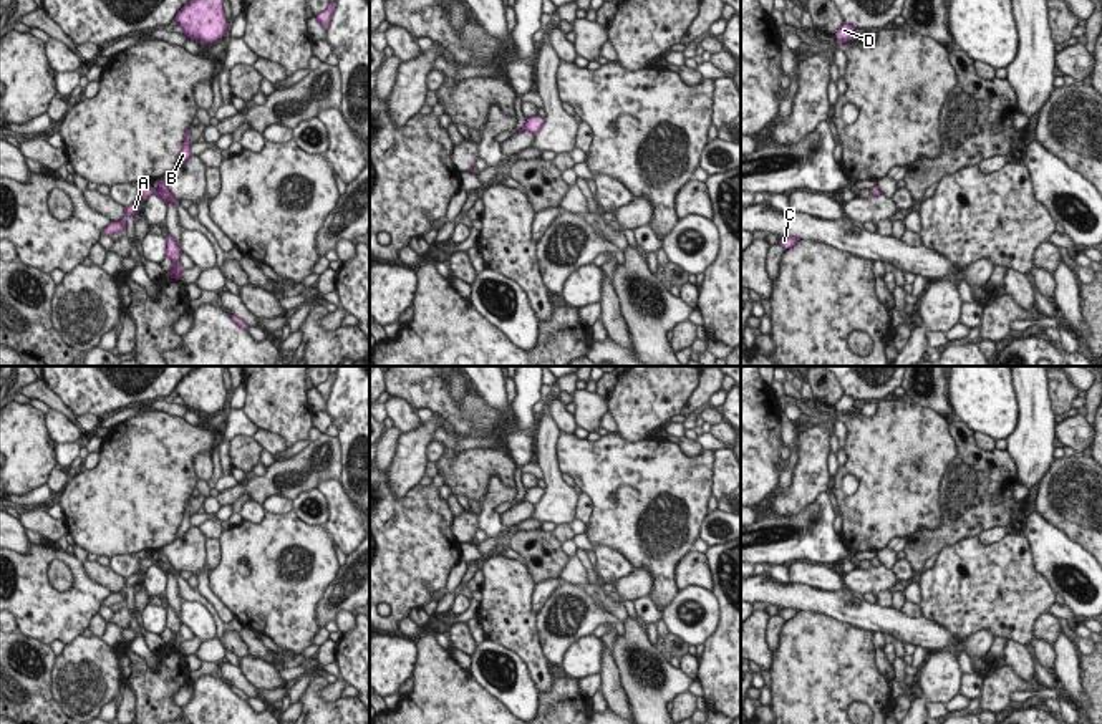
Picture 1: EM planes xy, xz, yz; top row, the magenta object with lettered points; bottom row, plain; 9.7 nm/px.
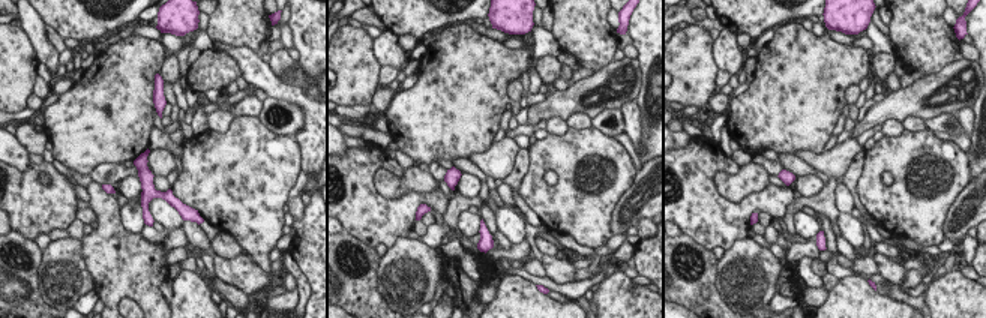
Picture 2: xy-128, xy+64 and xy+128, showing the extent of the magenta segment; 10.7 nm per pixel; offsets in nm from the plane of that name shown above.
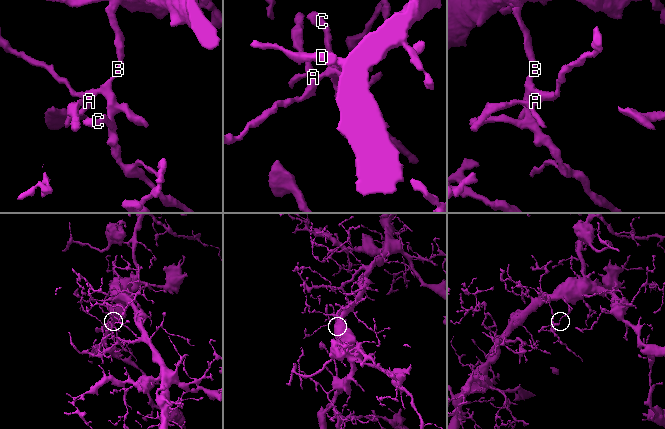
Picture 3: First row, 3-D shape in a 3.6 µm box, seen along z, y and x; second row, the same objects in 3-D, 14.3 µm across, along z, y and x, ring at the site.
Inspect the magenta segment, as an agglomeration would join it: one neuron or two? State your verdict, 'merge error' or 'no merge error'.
no merge error

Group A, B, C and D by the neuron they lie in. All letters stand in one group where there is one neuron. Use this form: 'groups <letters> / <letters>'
groups A B C D

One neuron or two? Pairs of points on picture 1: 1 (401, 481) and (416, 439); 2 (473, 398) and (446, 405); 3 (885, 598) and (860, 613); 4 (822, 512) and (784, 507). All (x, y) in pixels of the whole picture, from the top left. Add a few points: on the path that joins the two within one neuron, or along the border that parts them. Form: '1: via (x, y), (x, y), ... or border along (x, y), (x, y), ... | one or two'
1: via (405, 471), (411, 449) | one
2: via (466, 405), (461, 410), (453, 410) | one
3: border along (879, 603), (890, 607) | two
4: border along (824, 491), (797, 512), (774, 514) | two

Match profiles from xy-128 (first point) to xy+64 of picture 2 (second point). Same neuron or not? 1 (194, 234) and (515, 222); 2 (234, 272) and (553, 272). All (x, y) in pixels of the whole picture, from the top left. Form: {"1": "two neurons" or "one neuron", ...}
{"1": "two neurons", "2": "one neuron"}

